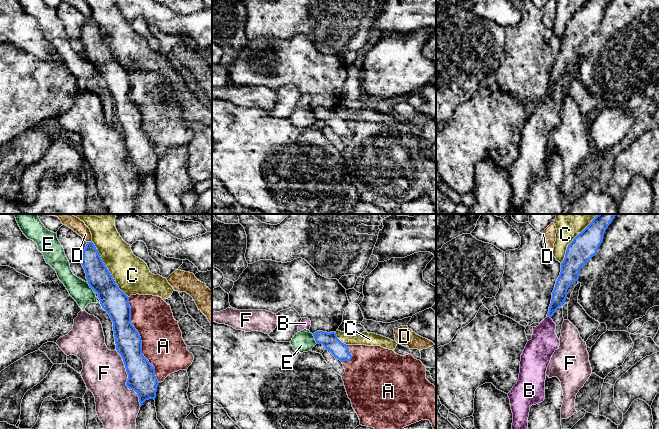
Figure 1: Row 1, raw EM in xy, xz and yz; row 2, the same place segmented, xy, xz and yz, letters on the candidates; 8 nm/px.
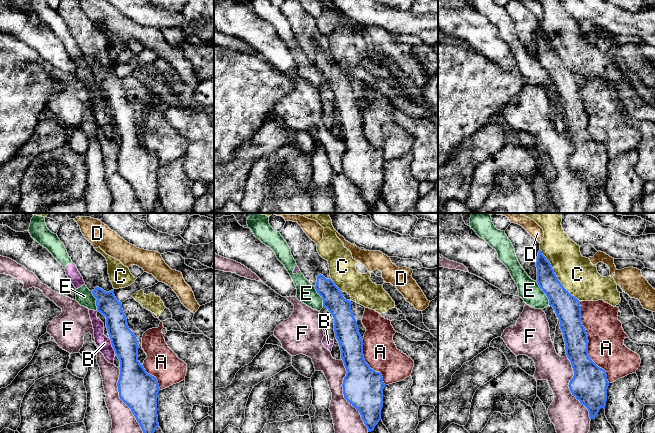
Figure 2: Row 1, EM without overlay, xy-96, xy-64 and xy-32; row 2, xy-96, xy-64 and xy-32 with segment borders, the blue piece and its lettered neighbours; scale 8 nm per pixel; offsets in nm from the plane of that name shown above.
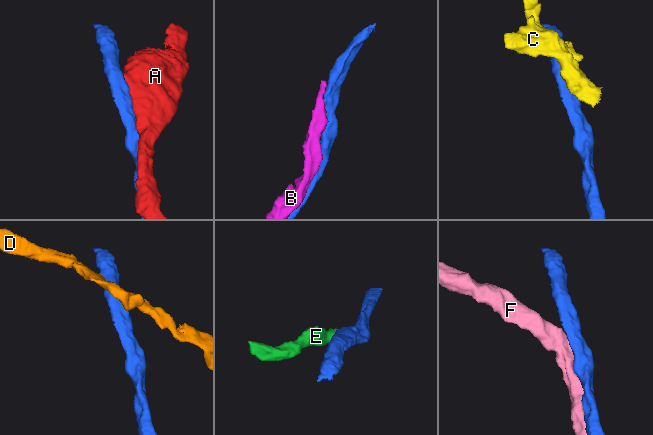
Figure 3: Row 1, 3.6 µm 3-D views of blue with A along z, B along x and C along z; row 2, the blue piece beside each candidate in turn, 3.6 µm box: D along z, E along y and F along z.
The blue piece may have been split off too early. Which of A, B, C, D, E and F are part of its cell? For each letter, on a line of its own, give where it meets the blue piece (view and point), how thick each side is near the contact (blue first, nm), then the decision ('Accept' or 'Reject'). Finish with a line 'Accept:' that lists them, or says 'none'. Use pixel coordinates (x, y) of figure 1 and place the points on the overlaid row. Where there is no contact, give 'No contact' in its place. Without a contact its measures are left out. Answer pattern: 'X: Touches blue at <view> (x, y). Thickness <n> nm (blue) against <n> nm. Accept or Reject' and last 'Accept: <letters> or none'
A: Touches blue at xy (140, 340). Thickness 220 nm (blue) against 340 nm. Reject
B: Touches blue at yz (549, 316). Thickness 120 nm (blue) against 220 nm. Reject
C: Touches blue at xy (107, 269). Thickness 200 nm (blue) against 280 nm. Reject
D: Touches blue at xy (89, 242). Thickness 180 nm (blue) against 110 nm. Reject
E: Touches blue at xz (314, 338). Thickness 140 nm (blue) against 170 nm. Reject
F: Touches blue at xy (127, 379). Thickness 220 nm (blue) against 340 nm. Reject
Accept: none

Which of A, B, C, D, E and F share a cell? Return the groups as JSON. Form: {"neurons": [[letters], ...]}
{"neurons": [["A"], ["B", "E"], ["C"], ["D"], ["F"]]}

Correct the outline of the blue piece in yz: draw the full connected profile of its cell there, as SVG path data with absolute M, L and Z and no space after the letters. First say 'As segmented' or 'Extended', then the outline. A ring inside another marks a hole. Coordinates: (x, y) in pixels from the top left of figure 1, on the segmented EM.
As segmented. M598 214L592 222L568 245L565 258L561 263L560 275L552 292L551 304L547 314L548 317L551 318L556 310L565 303L568 288L573 282L578 281L581 268L597 253L597 250L603 241L604 233L608 226L612 223L615 216L616 214Z

